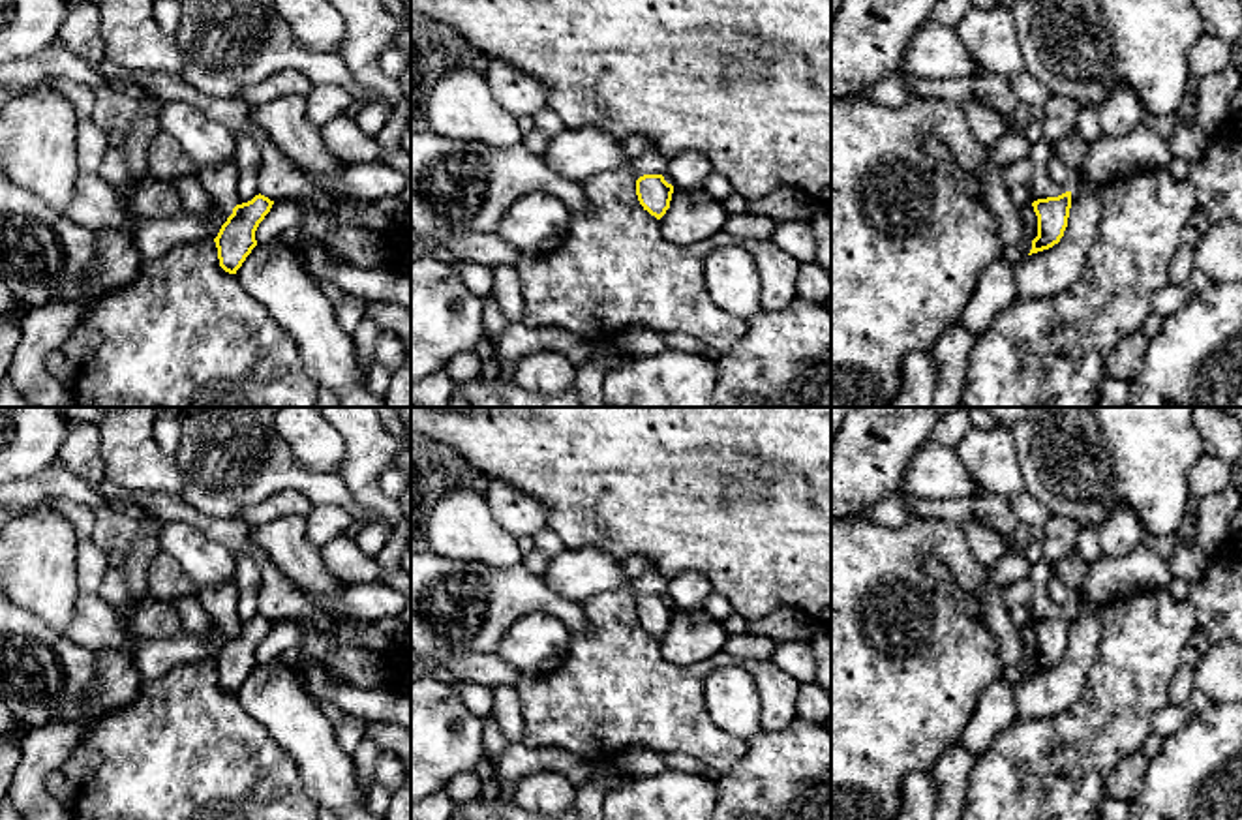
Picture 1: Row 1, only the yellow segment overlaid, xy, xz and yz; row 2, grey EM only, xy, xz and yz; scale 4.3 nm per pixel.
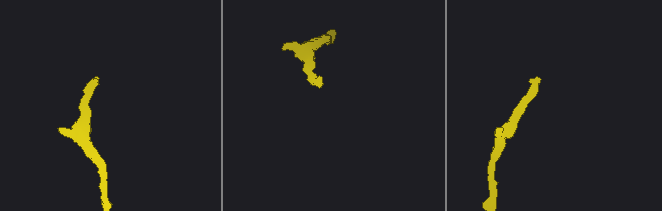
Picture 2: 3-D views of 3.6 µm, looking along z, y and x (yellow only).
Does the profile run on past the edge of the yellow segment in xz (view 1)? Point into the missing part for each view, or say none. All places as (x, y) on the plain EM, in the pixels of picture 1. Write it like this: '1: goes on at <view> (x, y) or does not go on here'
1: does not go on here

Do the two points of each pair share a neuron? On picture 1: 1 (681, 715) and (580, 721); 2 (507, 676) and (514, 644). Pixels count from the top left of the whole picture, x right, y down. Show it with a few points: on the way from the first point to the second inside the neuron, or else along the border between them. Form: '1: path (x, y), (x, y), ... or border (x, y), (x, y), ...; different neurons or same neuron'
1: path (657, 715), (605, 715); same neuron
2: border (494, 653), (522, 674); different neurons

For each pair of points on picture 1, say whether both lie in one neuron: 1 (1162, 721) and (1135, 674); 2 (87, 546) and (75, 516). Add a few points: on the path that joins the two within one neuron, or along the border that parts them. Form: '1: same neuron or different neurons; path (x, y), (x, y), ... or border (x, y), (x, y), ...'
1: different neurons; border (1167, 702), (1154, 713), (1151, 730)
2: same neuron; path (83, 539), (83, 524)

